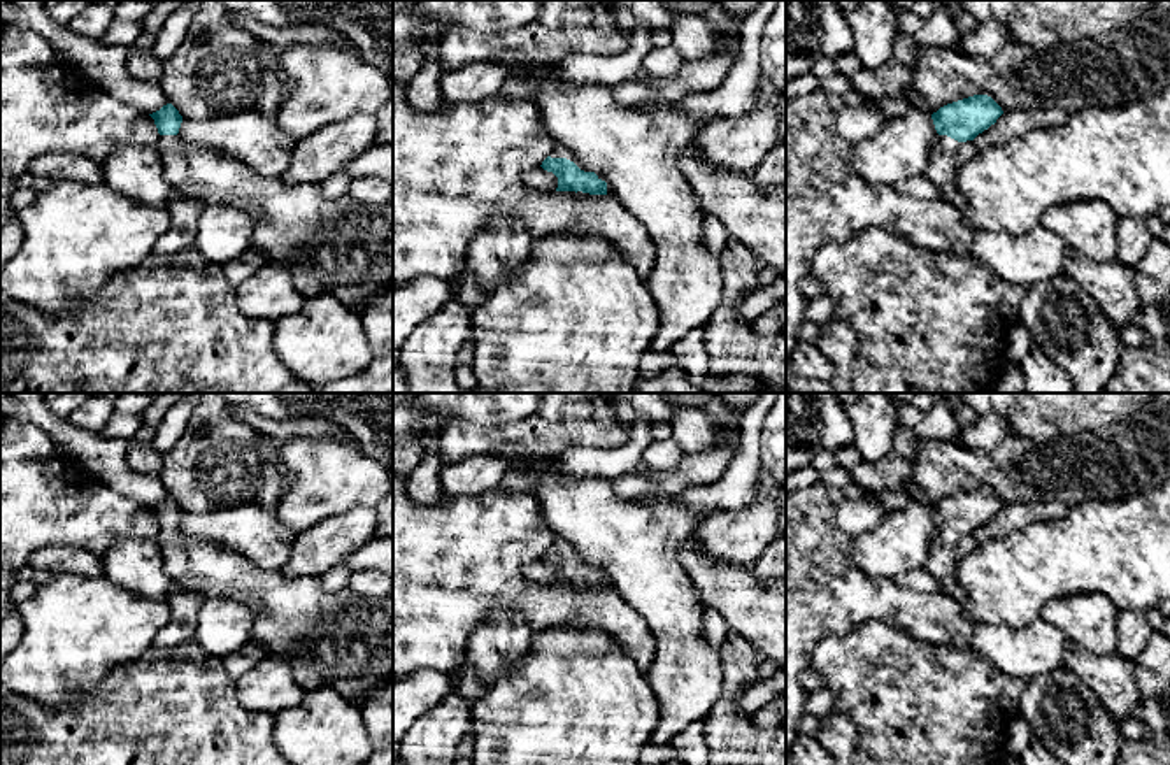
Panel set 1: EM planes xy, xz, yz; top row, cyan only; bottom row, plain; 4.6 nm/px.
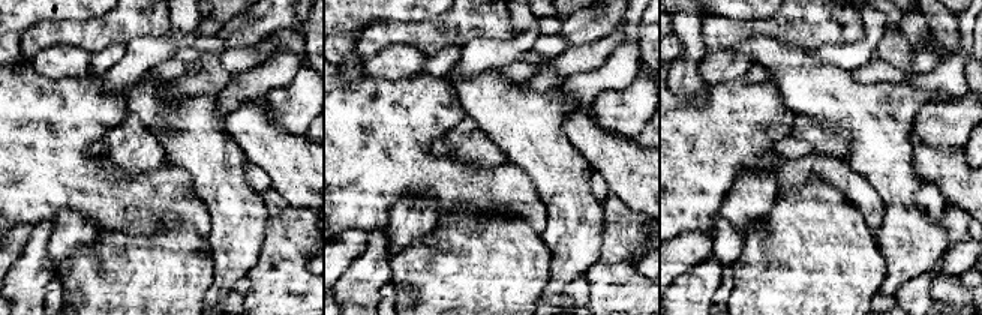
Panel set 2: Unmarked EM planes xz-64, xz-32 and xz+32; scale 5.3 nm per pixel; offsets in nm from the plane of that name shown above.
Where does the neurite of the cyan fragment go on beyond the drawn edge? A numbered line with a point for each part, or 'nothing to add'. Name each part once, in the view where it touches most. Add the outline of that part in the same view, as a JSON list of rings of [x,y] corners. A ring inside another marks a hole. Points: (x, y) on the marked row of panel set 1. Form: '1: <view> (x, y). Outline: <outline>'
1: xz (560, 151). Outline: [[[556,144],[553,153],[549,154],[551,158],[567,158],[574,161],[581,170],[588,172],[586,167],[577,160],[577,156],[563,144]]]

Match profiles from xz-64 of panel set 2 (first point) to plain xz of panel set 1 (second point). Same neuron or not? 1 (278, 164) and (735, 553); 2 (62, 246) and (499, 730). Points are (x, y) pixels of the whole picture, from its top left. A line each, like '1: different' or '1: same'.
1: different
2: different

